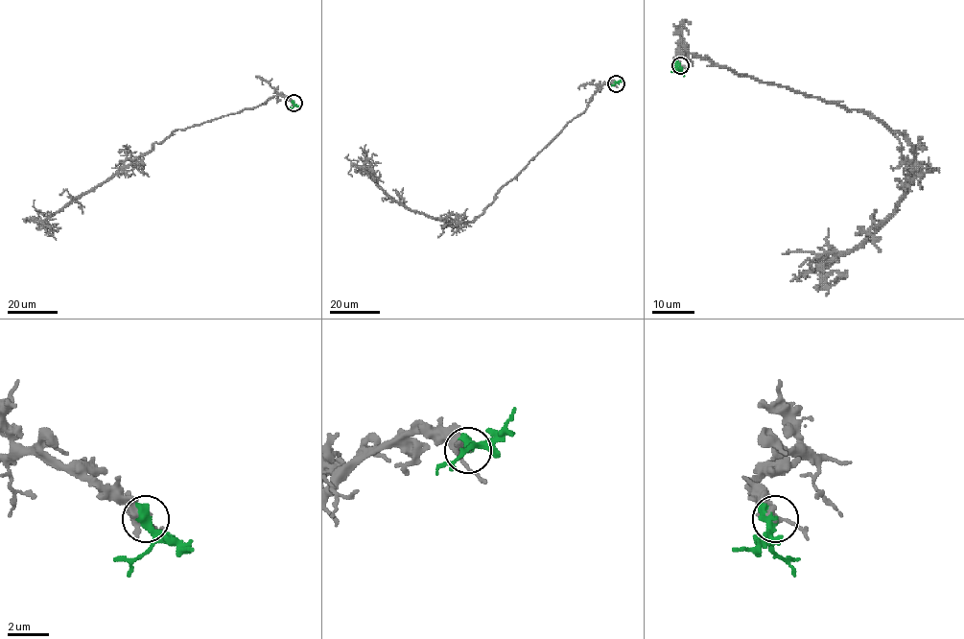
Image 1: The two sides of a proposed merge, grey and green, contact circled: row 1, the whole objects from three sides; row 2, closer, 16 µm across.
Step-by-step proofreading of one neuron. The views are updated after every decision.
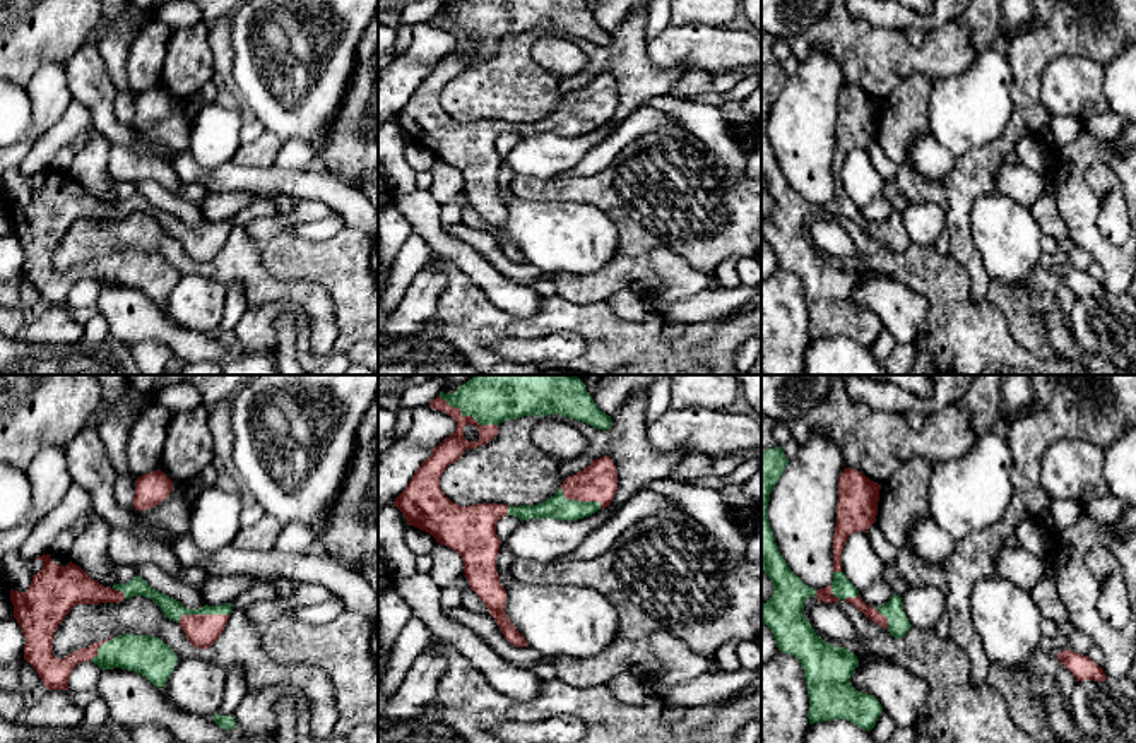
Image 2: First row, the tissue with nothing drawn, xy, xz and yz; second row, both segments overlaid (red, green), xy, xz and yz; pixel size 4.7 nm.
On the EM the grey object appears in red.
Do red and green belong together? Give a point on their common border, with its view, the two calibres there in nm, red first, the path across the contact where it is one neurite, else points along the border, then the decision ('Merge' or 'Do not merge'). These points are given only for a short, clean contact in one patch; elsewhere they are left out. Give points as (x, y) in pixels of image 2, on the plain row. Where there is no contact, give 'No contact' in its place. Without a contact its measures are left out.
Touches red at xz (467, 33). Thickness 110 nm (red) against 190 nm. Merge

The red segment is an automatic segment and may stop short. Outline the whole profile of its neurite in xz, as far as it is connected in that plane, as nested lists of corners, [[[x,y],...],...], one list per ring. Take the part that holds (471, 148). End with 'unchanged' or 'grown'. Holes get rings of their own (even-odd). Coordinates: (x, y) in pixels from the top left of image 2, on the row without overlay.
[[[464,0],[453,10],[443,10],[429,24],[452,33],[457,46],[433,65],[393,122],[409,142],[429,149],[436,159],[462,173],[470,205],[484,217],[505,255],[527,264],[525,253],[510,238],[506,207],[500,200],[496,173],[500,154],[496,139],[505,132],[530,135],[578,137],[611,122],[618,106],[612,75],[604,72],[583,87],[568,92],[554,113],[537,122],[476,120],[460,123],[440,104],[445,86],[467,65],[486,62],[498,51],[498,41],[524,33],[561,31],[597,46],[609,46],[611,33],[602,29],[585,0]],[[476,41],[479,56],[464,55],[464,43]]] | grown

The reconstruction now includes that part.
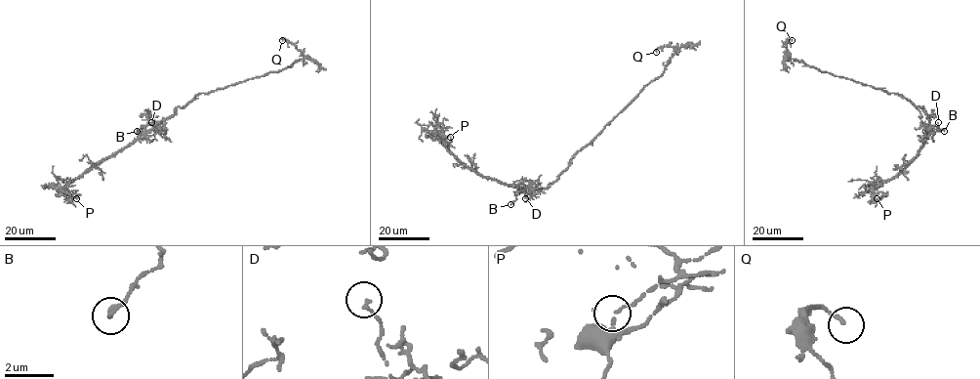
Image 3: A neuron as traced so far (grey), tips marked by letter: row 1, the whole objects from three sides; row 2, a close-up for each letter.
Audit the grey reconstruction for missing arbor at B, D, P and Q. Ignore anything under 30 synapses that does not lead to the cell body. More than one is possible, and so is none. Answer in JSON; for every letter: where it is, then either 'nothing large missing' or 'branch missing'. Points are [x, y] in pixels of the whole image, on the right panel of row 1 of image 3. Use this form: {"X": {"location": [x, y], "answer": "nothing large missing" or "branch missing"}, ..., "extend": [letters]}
{"B": {"location": [944, 131], "answer": "nothing large missing"}, "D": {"location": [938, 122], "answer": "nothing large missing"}, "P": {"location": [877, 198], "answer": "nothing large missing"}, "Q": {"location": [792, 40], "answer": "nothing large missing"}, "extend": []}

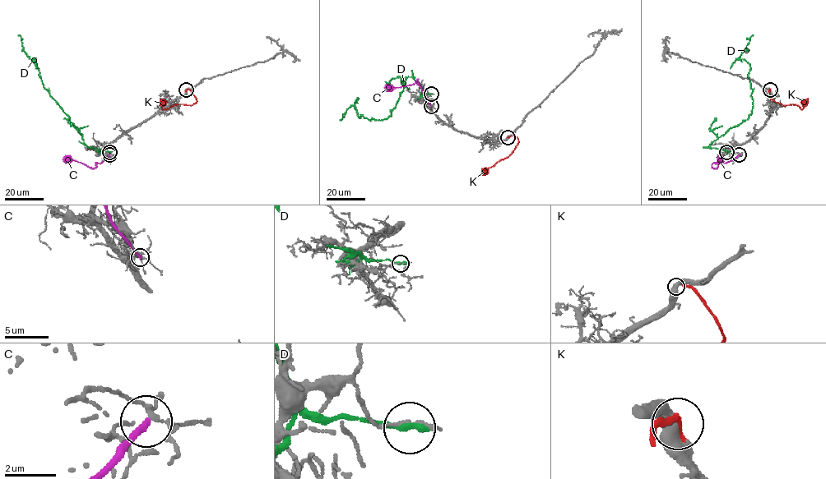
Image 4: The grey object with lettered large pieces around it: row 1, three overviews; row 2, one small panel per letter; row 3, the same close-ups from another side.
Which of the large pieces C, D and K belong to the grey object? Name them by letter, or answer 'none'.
K

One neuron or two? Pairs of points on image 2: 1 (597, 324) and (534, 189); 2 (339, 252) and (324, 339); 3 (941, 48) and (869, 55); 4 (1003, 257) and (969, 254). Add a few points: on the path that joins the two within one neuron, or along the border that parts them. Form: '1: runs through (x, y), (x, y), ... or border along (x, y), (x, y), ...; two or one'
1: border along (558, 293), (575, 303), (606, 302); two
2: border along (295, 281), (315, 281), (325, 290), (337, 338); two
3: runs through (924, 57), (887, 57); one
4: border along (969, 216), (972, 240), (989, 279); two

